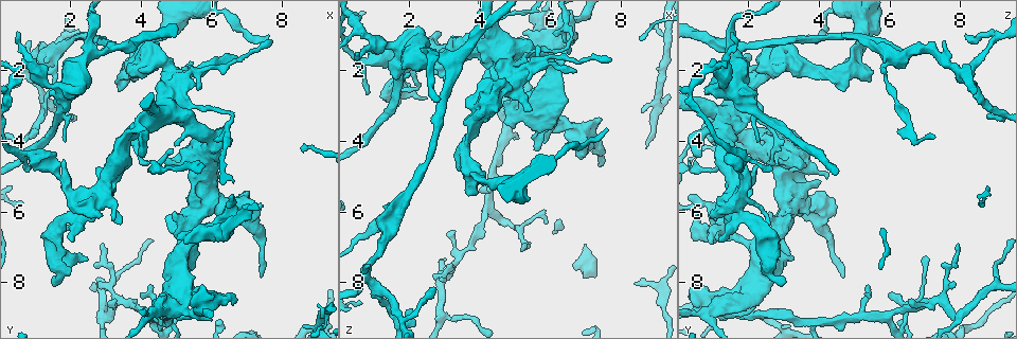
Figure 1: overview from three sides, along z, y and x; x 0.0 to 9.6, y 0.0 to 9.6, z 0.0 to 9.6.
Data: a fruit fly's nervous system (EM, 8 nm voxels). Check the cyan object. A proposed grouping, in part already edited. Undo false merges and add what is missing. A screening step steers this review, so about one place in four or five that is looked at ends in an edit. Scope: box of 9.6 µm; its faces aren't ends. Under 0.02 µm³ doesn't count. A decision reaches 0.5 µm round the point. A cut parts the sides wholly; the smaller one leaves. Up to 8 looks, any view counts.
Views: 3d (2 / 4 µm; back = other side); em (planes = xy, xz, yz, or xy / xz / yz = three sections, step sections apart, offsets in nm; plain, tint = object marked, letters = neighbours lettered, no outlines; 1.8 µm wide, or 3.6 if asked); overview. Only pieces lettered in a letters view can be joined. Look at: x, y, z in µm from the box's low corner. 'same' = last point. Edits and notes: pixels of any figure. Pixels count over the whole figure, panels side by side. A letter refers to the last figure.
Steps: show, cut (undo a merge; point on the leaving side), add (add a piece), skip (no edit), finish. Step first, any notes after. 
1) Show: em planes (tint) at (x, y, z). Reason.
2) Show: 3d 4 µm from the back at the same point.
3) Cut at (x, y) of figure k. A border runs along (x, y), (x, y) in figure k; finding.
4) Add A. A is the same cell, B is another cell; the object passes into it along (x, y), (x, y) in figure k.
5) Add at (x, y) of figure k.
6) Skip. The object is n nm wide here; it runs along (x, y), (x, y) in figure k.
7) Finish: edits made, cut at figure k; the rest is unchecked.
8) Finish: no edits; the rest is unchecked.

Show: em planes (plain) at (4.25, 8.90, 0.85). Small branch off a trunk.

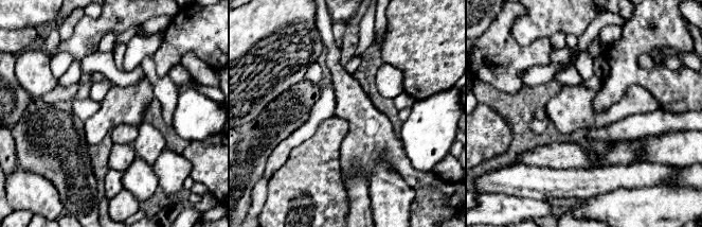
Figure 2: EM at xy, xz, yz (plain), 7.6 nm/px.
Show: em planes (tint) at the same point.

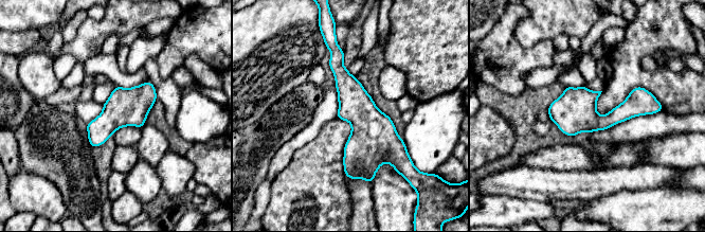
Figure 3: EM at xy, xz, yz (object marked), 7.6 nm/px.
Show: em planes (letters) at the same point.

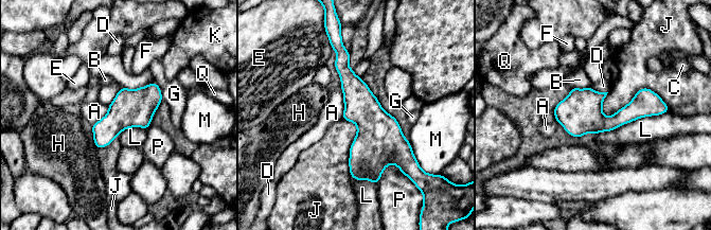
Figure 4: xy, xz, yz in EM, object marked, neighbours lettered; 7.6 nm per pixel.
Skip. A, B, C, D, E, F, G, H, J, K, L, M, P and Q are other cells; it runs along (344, 52), (368, 114), (368, 177) in figure 4; all the same neuron.

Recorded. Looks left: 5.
Show: em yz step 4 (tint) at (0.70, 4.30, 1.70). Thick turns thin.

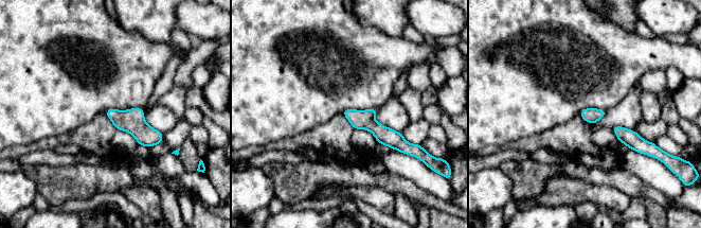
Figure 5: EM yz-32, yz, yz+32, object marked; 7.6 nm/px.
Show: em planes (letters) at the same point. Another direction.

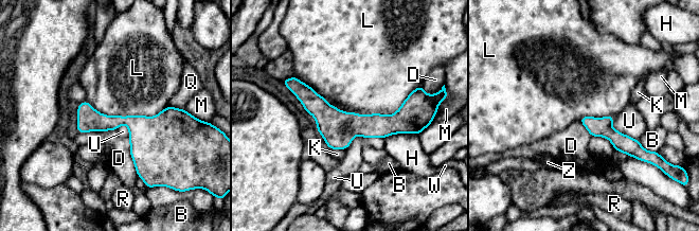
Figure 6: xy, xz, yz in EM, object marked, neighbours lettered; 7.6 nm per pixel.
Skip. B, D, H, K, L, M, Q, R, U, W and Z are other cells; it runs along (293, 89), (335, 124), (413, 112) in figure 6; all the same neuron.

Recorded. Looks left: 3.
Show: 3d 2 µm at (5.20, 2.30, 2.10). Four arms meet.

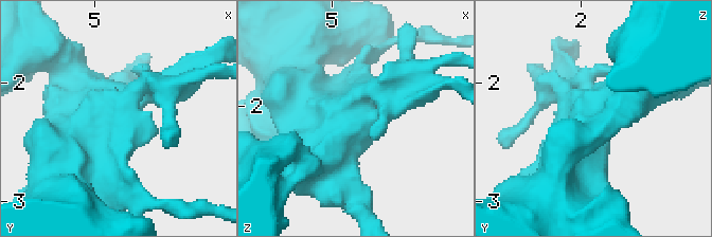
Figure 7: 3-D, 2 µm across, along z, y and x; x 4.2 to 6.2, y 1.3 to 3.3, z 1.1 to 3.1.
Show: em xy step 8 (tint) at (5.18, 2.28, 2.08).

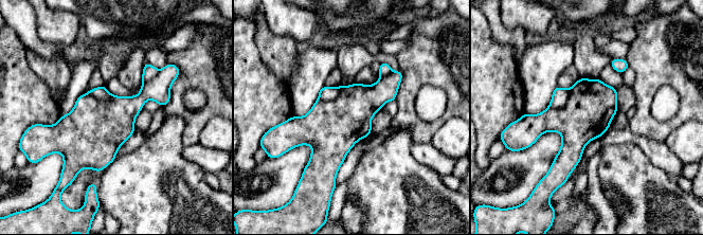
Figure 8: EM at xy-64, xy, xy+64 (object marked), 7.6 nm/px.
Show: em xy step 8 (letters) at the same point.

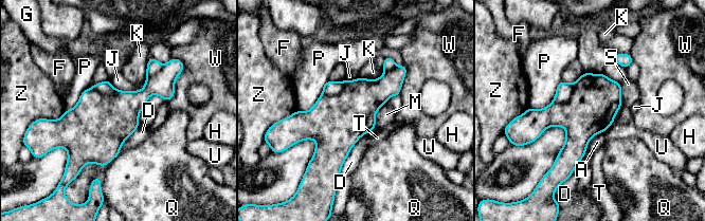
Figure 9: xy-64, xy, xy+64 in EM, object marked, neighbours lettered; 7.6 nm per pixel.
Cut at (563, 92) of figure 9. The object is 440 nm wide here; A, D, F, G, H, J, K, M, P, Q, S, T, U, W and Z are other cells; a border runs along (572, 86), (565, 100), (553, 102) in figure 9; a second neuron is stuck on.

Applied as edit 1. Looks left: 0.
Finish: edits made, cut at figure 9; the rest is unchecked.

